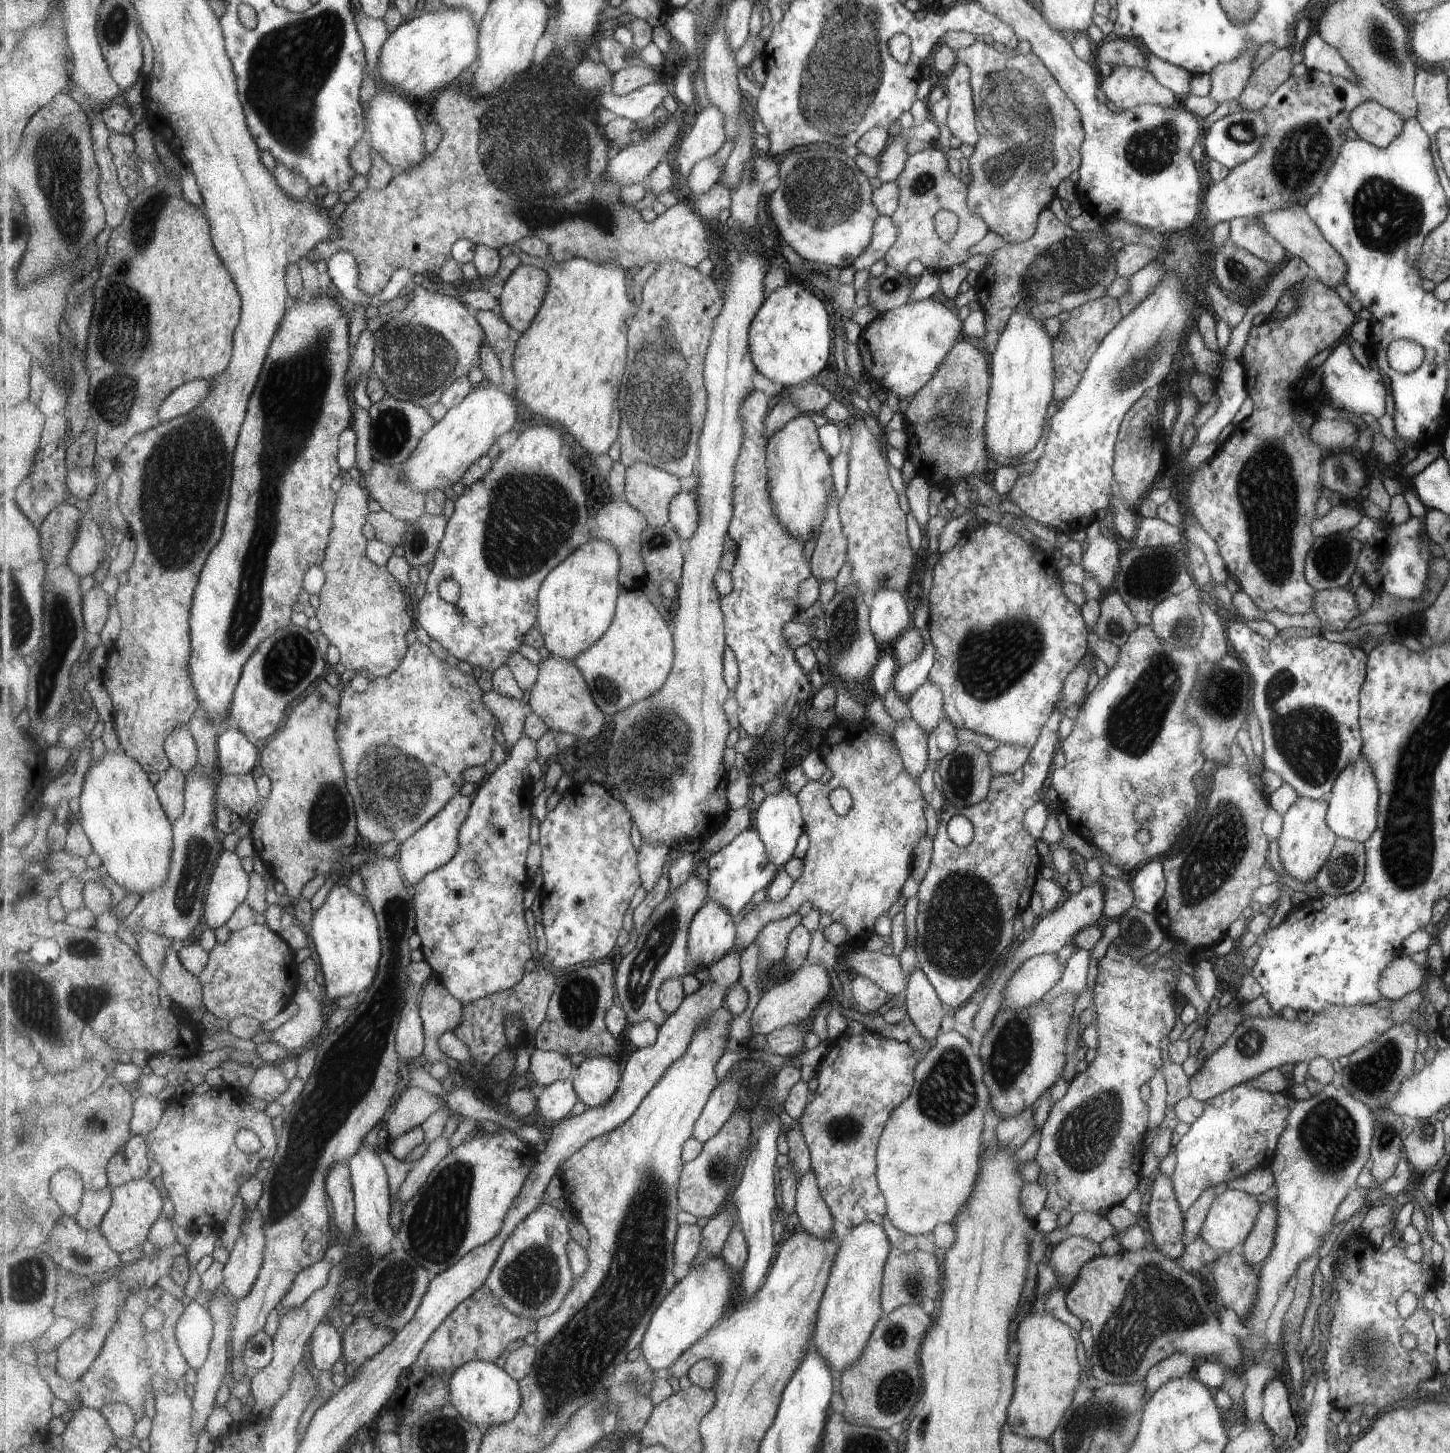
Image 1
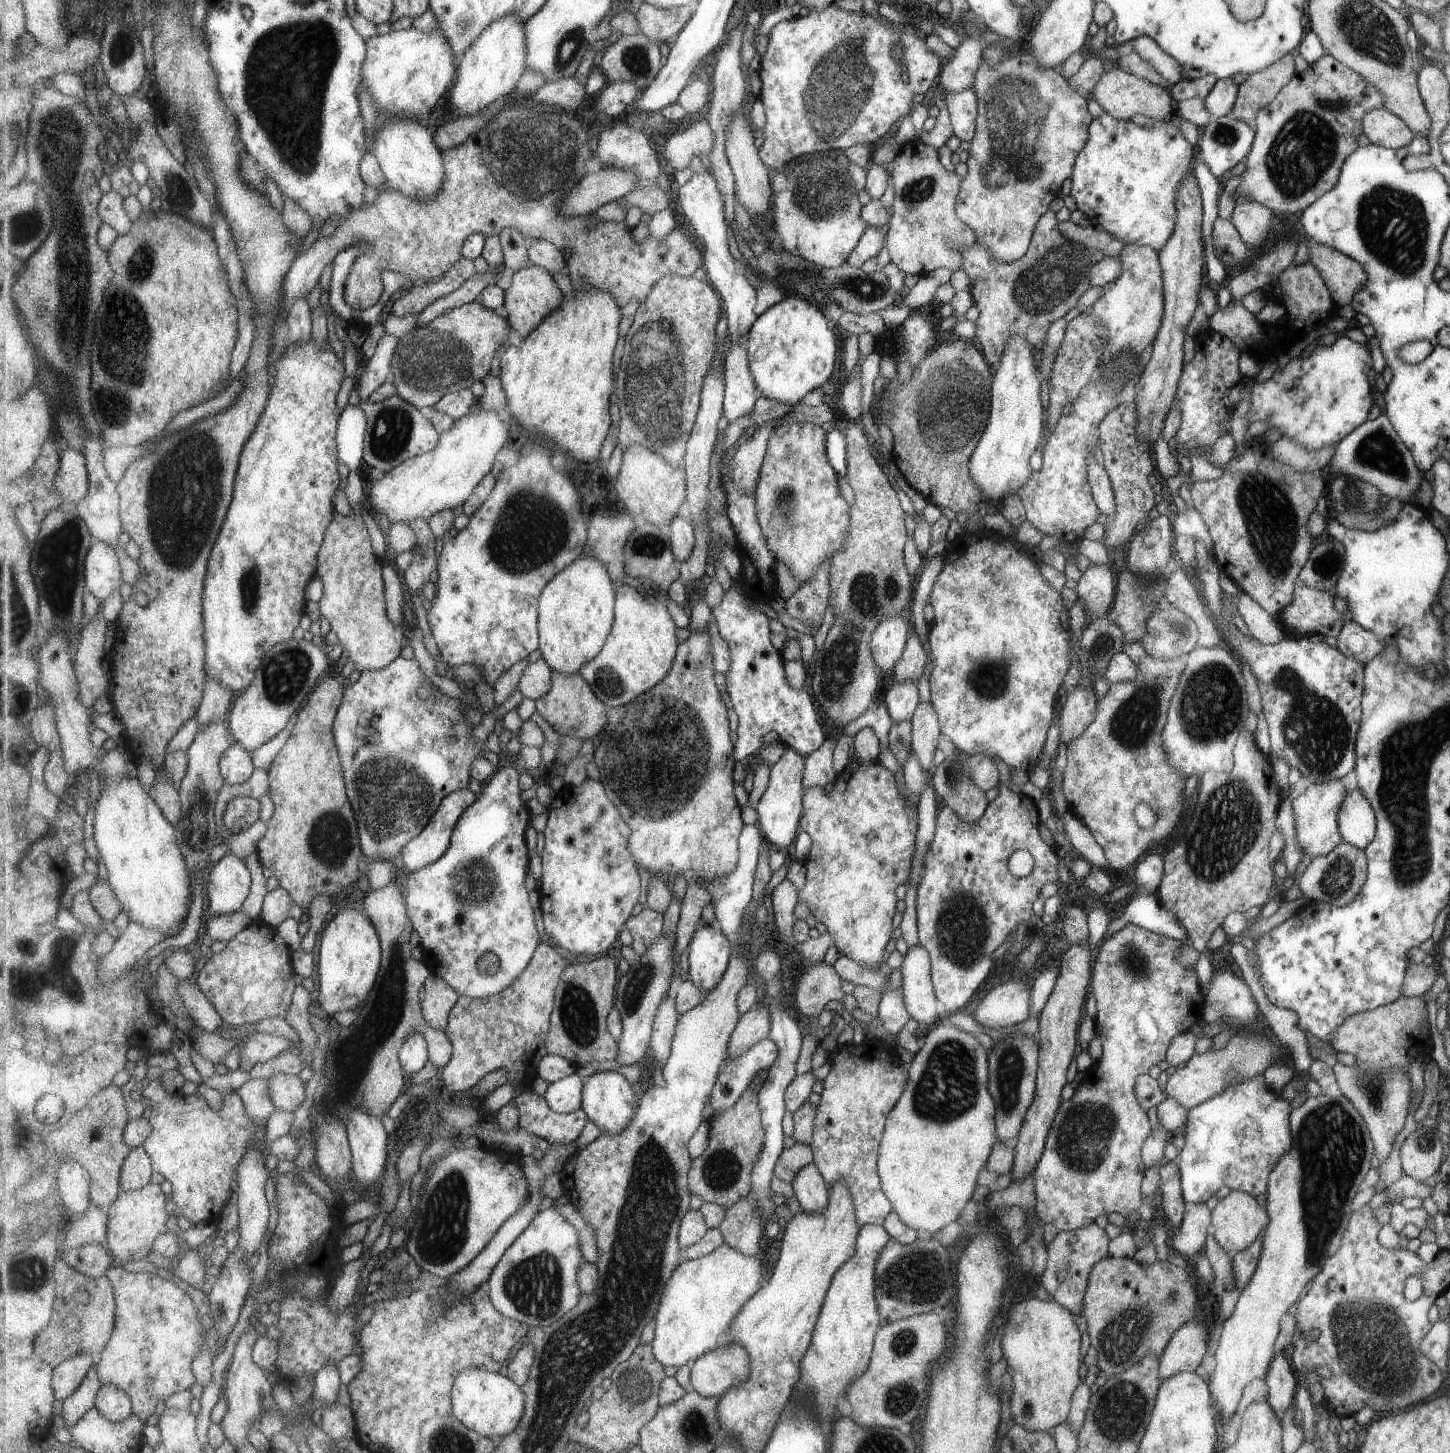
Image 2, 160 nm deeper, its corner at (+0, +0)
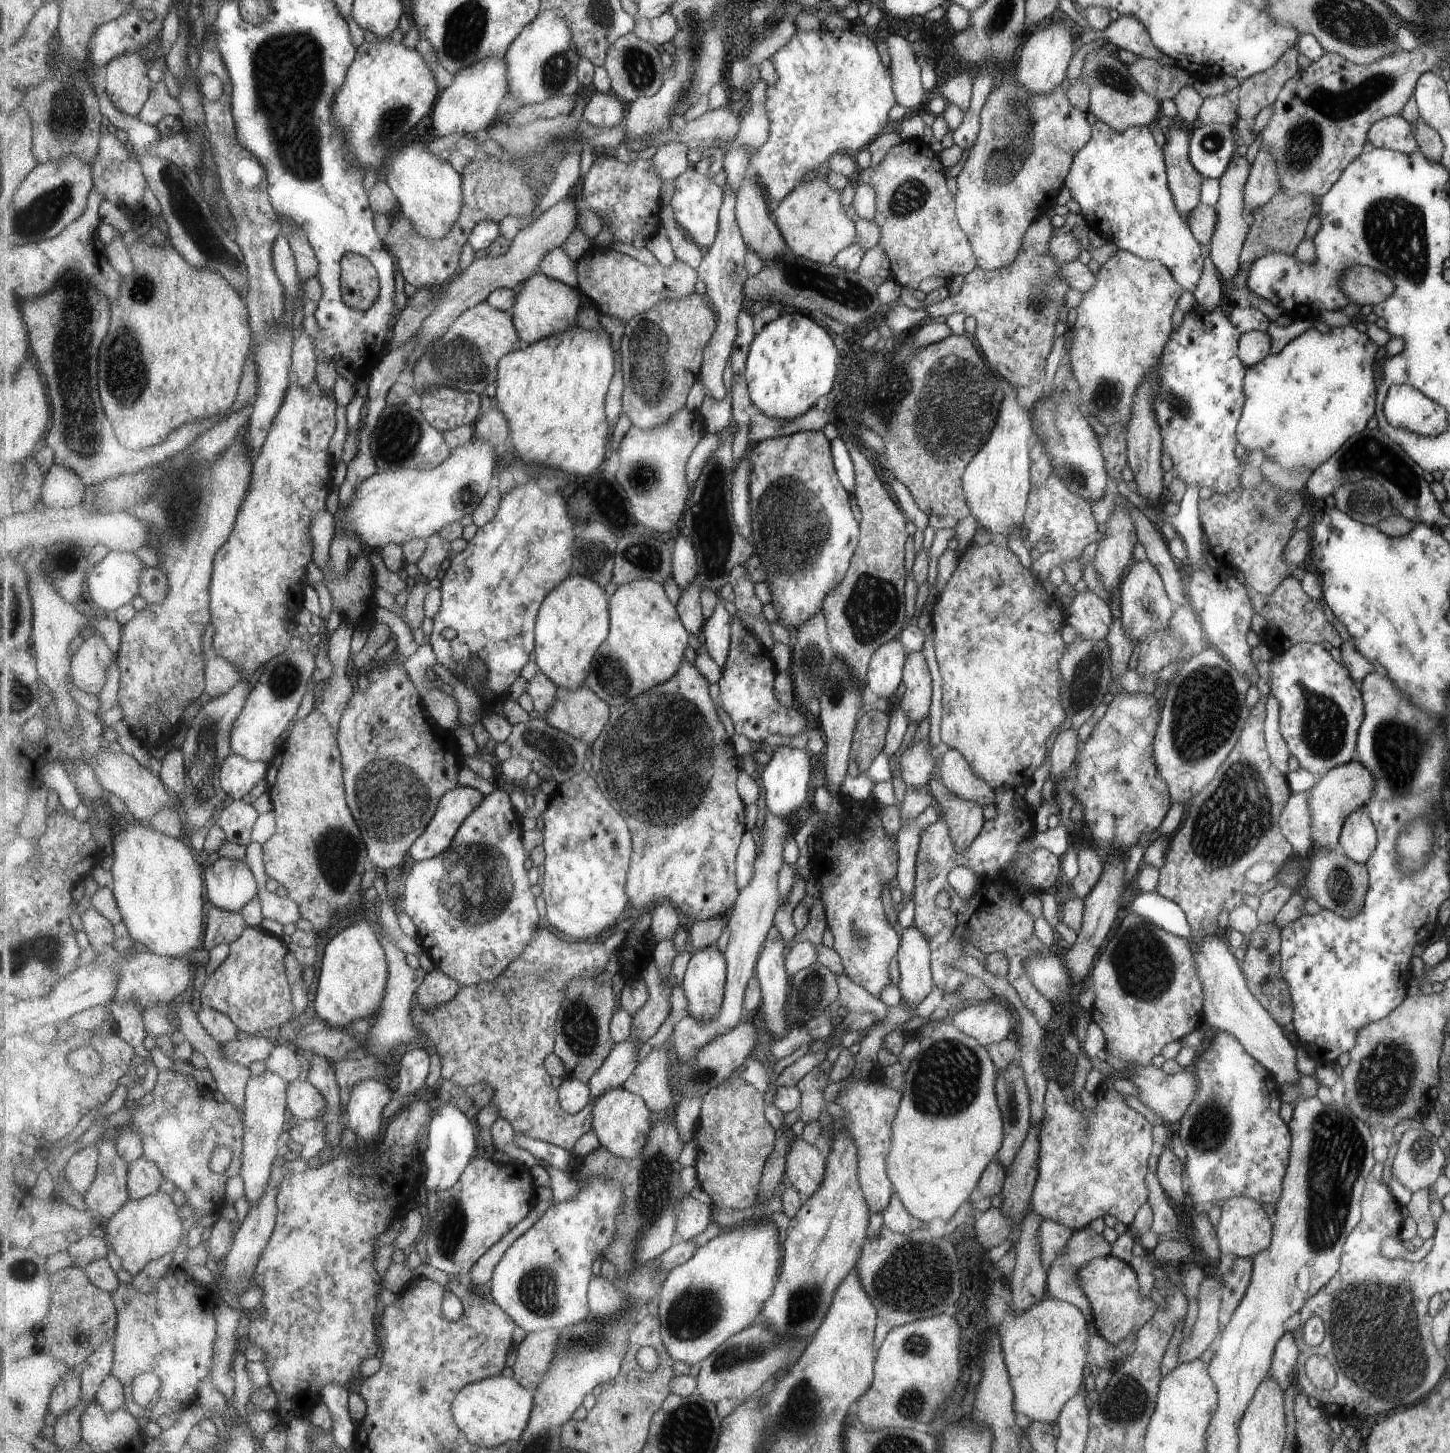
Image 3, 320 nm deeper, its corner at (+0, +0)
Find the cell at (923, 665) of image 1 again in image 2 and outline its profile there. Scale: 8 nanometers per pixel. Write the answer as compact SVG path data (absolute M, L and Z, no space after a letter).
M905 678L896 680L887 690L881 694L885 702L885 708L889 712L889 719L893 722L911 721L913 710L919 703L917 680Z

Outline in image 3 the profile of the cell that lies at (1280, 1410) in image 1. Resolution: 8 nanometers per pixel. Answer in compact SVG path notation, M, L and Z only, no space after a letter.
M1292 1329L1285 1331L1283 1337L1276 1342L1275 1352L1272 1356L1272 1364L1269 1376L1276 1379L1282 1389L1291 1384L1296 1384L1294 1366L1298 1355Z

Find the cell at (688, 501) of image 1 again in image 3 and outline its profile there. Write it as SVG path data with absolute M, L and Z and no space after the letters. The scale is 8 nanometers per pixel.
M682 531L681 536L676 538L674 547L674 578L679 582L679 586L685 590L699 575L698 555L694 541L686 531Z

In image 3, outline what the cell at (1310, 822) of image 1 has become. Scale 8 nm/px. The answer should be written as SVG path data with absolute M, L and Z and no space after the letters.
M1347 762L1329 770L1317 778L1316 782L1309 788L1307 796L1307 808L1309 808L1309 838L1313 849L1338 849L1340 830L1348 815L1353 810L1362 809L1365 802L1372 798L1375 789L1375 780L1371 772L1365 770L1359 762Z

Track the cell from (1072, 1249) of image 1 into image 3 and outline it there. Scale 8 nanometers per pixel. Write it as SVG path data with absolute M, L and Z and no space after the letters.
M1085 1226L1084 1229L1073 1231L1069 1240L1067 1240L1067 1244L1065 1244L1065 1248L1061 1248L1055 1252L1053 1262L1051 1262L1050 1267L1046 1272L1046 1296L1076 1306L1081 1311L1081 1314L1083 1314L1085 1322L1087 1322L1087 1324L1092 1322L1093 1317L1090 1304L1085 1293L1078 1285L1076 1272L1082 1264L1085 1264L1085 1262L1089 1262L1089 1260L1093 1260L1093 1258L1108 1256L1110 1255L1110 1251L1111 1245L1104 1240L1101 1234L1093 1232L1089 1226Z

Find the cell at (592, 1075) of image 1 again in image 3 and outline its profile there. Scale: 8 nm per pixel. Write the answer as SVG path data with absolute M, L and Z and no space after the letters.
M624 1087L609 1088L599 1098L592 1098L593 1126L600 1145L620 1158L637 1158L648 1146L648 1135L652 1131L654 1114L648 1104L639 1095L626 1090Z

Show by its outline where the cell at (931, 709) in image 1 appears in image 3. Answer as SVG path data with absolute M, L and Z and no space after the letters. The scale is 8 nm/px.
M929 736L925 740L919 740L918 742L911 742L909 746L903 752L903 755L899 760L899 775L905 787L915 786L915 788L922 788L928 785L933 770L933 757L931 756L931 743L929 742Z

